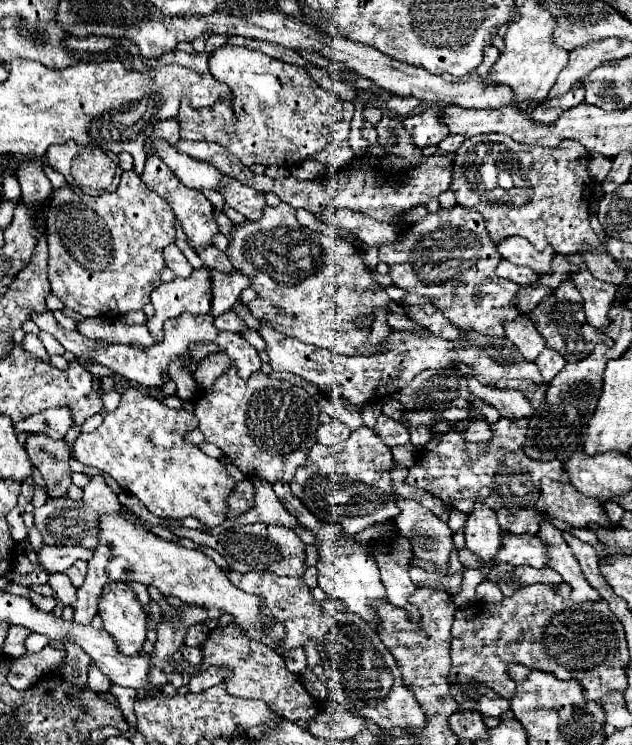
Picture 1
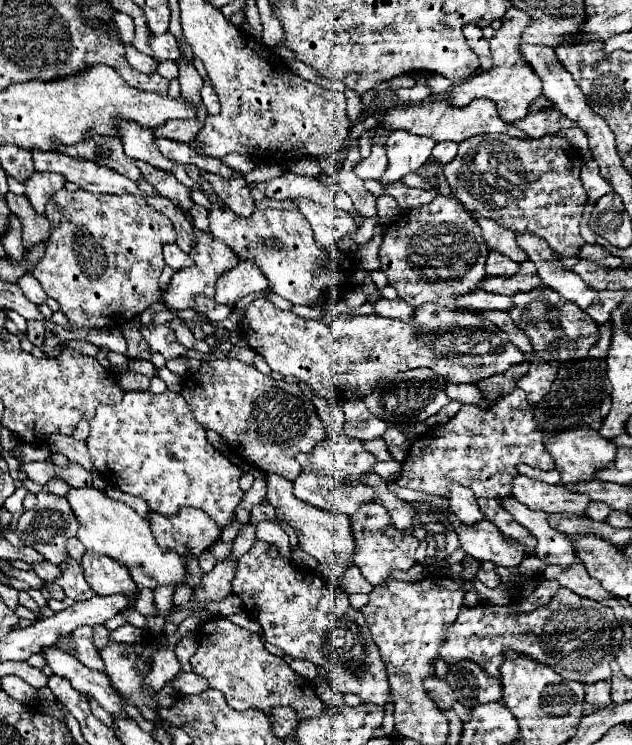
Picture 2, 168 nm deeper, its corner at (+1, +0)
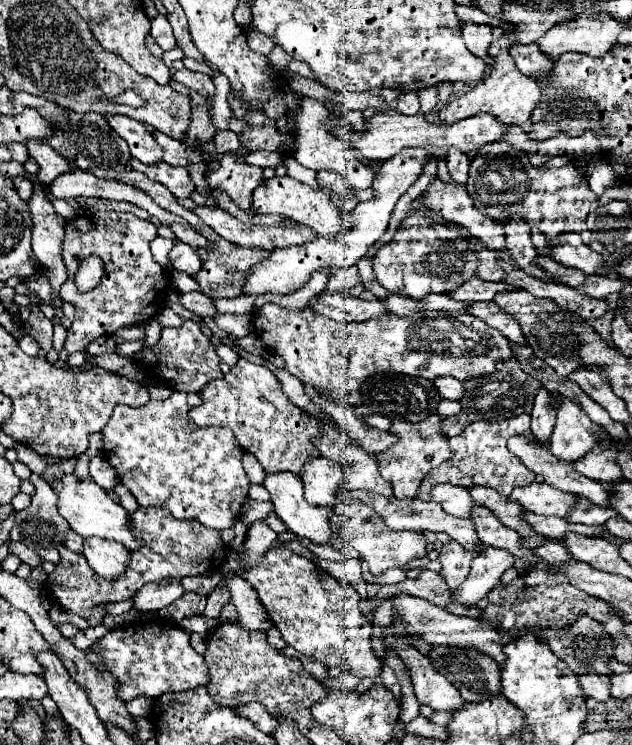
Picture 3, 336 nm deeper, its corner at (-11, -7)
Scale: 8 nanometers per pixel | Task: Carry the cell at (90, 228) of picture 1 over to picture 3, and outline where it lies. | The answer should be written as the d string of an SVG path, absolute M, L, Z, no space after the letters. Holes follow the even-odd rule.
M88 213L66 221L62 255L68 279L60 287L60 297L76 309L74 323L68 329L64 343L64 351L68 355L74 351L84 351L86 345L98 337L114 335L120 327L148 323L162 309L170 289L170 273L168 269L162 269L152 257L150 241L156 235L158 229L152 221L144 221L132 213ZM90 255L98 255L104 261L104 275L100 285L88 293L82 293L74 283L74 275L80 263Z

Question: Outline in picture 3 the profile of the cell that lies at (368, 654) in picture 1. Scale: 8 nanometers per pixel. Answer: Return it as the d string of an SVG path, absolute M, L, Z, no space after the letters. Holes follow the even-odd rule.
M288 547L270 549L260 565L250 569L244 579L256 589L260 603L268 611L274 627L282 633L286 645L294 647L298 653L312 657L314 661L322 663L324 667L338 665L342 671L354 673L360 681L366 681L368 687L380 685L382 681L382 659L372 649L372 625L366 621L366 617L360 611L360 595L356 589L332 575L328 575L324 569L314 565L310 559L296 555Z

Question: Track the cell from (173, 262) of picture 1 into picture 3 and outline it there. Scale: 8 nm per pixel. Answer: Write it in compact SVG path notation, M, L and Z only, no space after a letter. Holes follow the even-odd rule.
M176 241L176 245L172 247L172 251L168 253L170 261L172 261L172 267L178 269L178 271L184 271L188 275L196 275L200 271L200 257L198 253L194 251L194 247L188 247L186 243L180 243Z

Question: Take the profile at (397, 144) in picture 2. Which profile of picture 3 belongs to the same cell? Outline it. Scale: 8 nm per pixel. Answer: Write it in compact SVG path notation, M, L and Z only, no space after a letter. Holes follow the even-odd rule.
M406 147L404 151L398 151L392 159L384 161L382 167L378 169L376 183L372 185L374 197L372 201L358 203L354 211L350 211L344 221L342 221L342 231L336 237L322 237L318 235L314 241L300 245L300 247L282 247L282 249L272 249L268 259L262 263L256 263L256 267L250 269L250 275L242 287L244 295L262 295L262 293L278 293L278 295L288 295L296 289L300 289L314 271L334 267L352 267L360 257L372 249L372 245L384 235L390 215L394 211L396 201L400 195L406 193L410 185L418 181L418 177L424 171L424 165L428 163L428 155L420 147Z

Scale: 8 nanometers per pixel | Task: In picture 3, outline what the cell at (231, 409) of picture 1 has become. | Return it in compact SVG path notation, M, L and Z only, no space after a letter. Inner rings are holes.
M238 359L228 375L212 379L202 391L202 405L190 411L190 419L198 427L228 427L236 435L240 447L254 455L268 473L290 471L302 475L310 457L318 457L314 441L324 433L320 419L310 417L304 409L296 407L282 391L276 375L258 363Z

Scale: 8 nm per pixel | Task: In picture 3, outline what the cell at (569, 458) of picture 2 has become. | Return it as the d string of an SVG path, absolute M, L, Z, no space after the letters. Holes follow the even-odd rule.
M566 397L560 399L556 425L550 437L550 451L560 461L576 463L592 451L594 447L610 449L610 435L602 425L596 425L588 419L588 415Z

